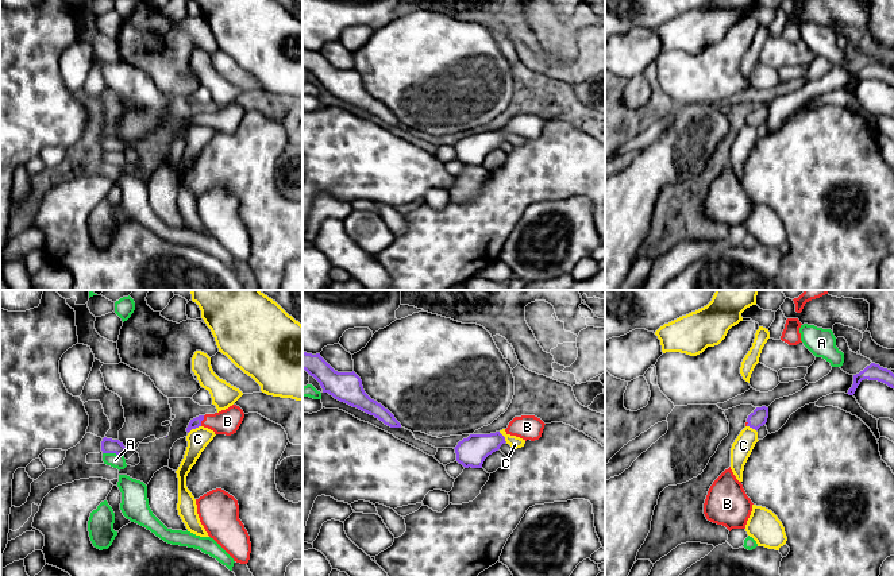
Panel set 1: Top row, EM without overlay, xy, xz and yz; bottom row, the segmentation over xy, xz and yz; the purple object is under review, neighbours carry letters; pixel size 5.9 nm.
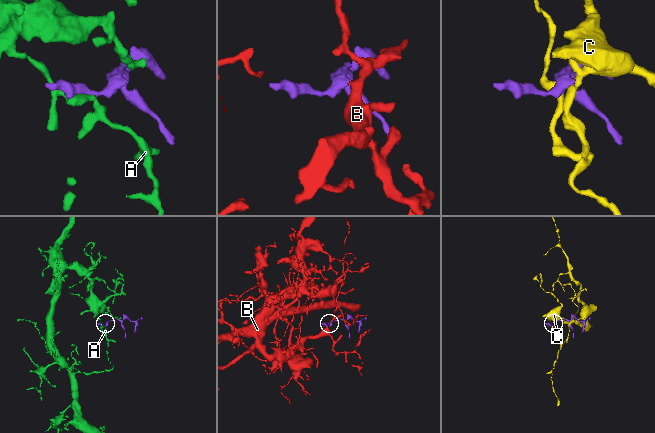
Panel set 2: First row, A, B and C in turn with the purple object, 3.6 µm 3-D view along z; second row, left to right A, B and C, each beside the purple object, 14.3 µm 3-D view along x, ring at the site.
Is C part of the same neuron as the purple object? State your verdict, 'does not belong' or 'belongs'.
does not belong

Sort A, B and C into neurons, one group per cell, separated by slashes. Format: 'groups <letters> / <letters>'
groups A / B / C

